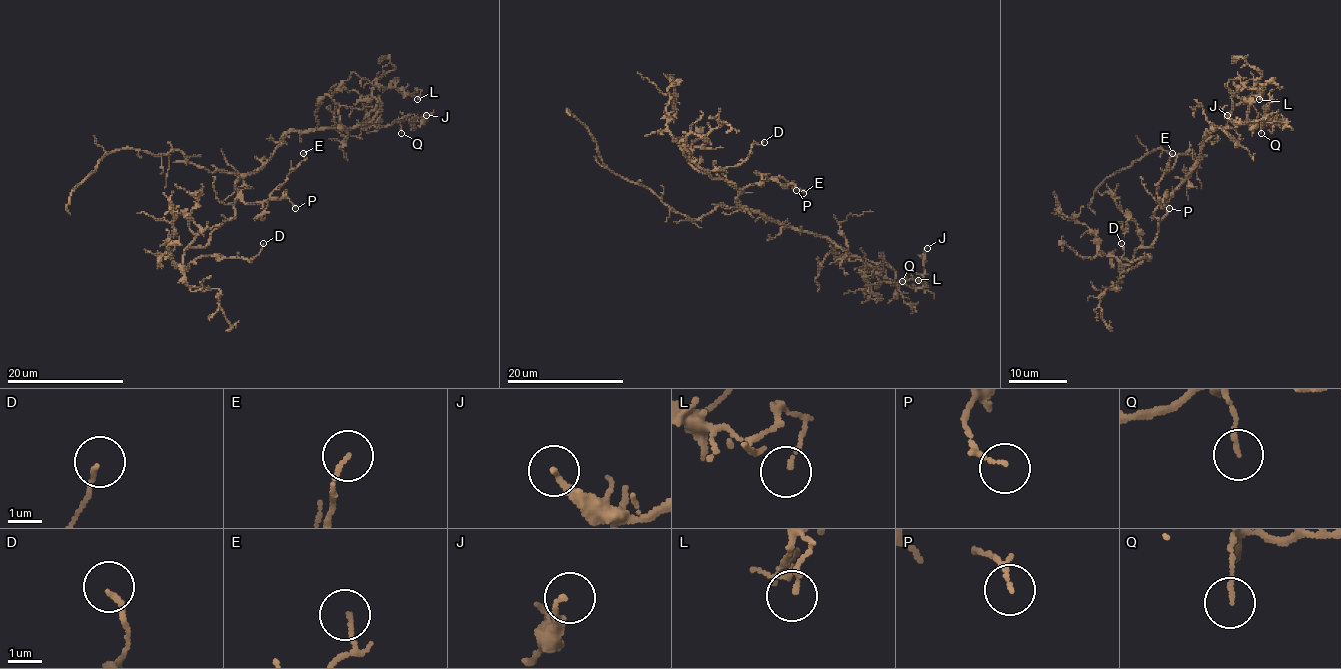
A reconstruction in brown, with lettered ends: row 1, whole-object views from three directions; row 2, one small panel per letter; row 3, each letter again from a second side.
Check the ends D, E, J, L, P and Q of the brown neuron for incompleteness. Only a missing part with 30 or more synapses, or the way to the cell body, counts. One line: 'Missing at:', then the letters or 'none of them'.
Missing at: none of them

